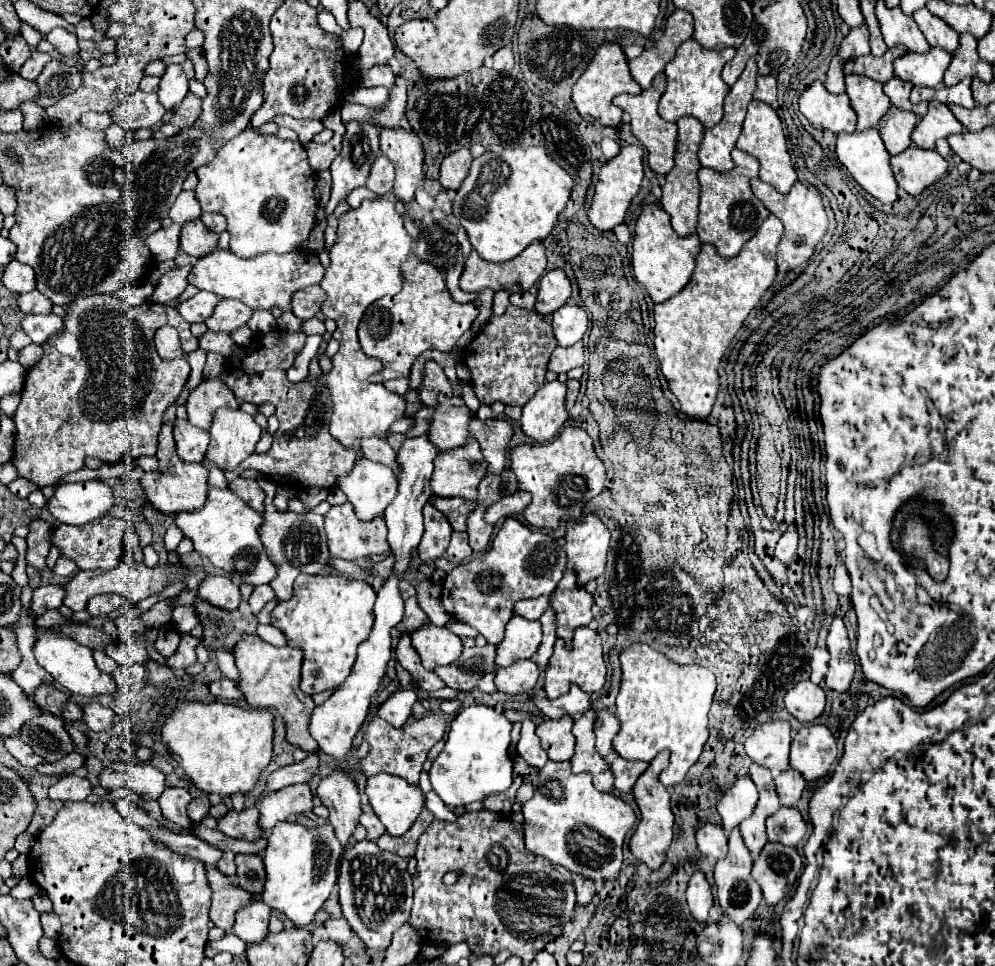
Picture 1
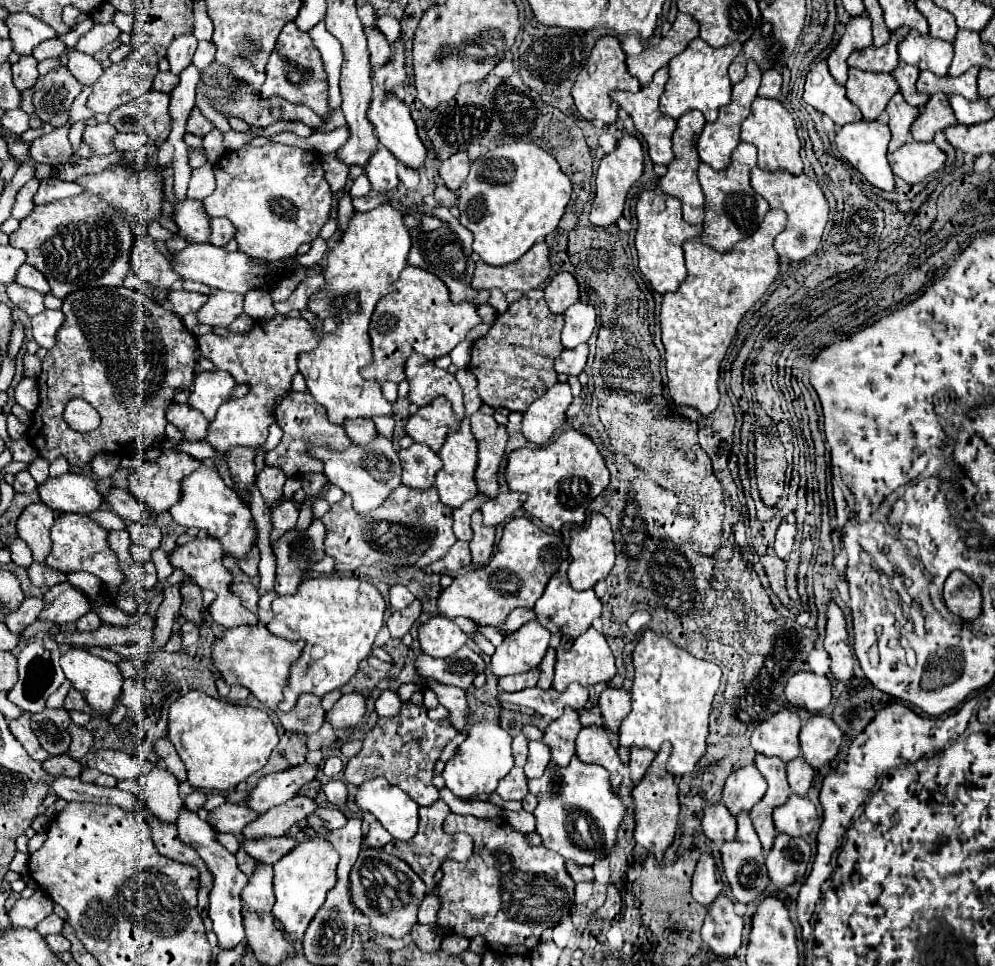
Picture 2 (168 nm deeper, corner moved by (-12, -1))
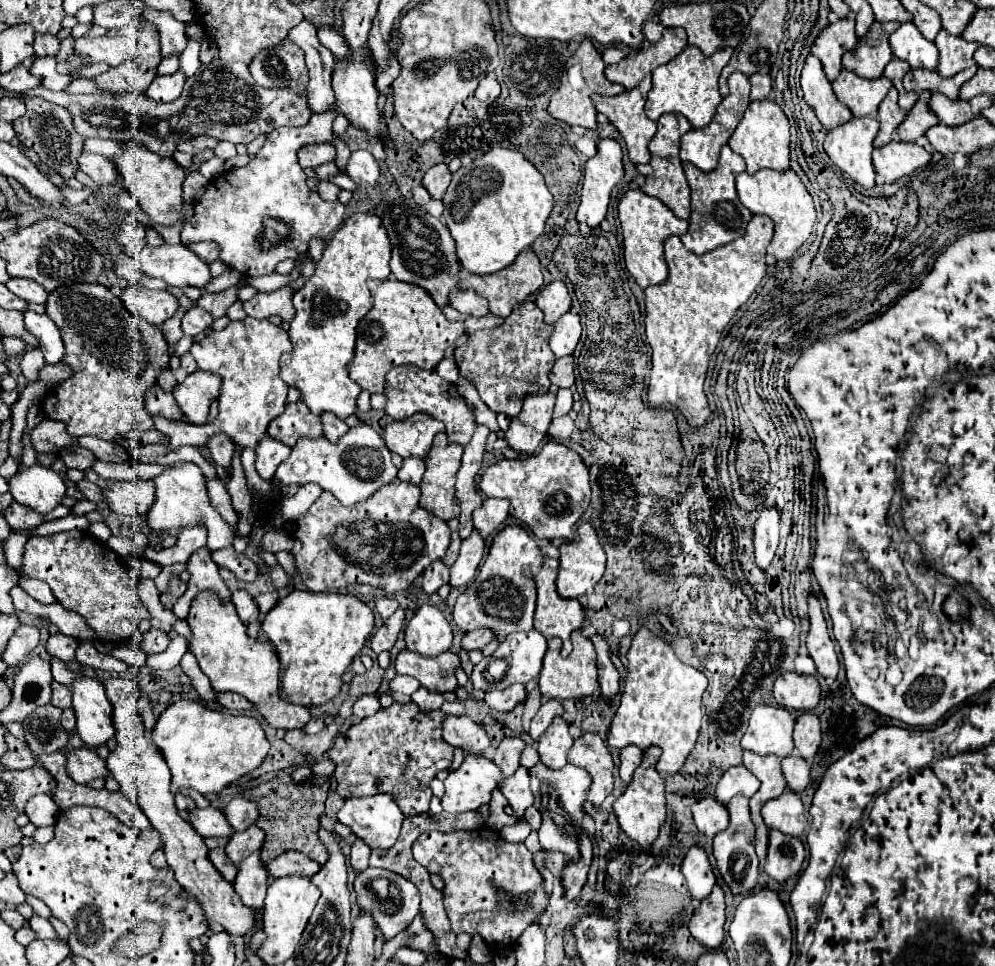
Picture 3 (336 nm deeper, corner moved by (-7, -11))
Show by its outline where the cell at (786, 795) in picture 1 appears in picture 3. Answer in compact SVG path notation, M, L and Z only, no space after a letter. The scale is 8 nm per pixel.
M790 755L782 759L782 773L792 793L802 793L810 783L810 767L798 755Z

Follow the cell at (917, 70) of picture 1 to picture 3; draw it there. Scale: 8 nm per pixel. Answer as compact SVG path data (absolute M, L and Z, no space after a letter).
M902 23L894 35L890 35L890 49L896 59L910 63L912 69L936 71L938 49L934 43L922 37L914 23Z

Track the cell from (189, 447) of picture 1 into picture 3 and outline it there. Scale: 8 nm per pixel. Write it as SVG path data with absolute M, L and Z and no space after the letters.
M154 387L154 391L150 391L150 395L146 395L146 411L152 417L164 417L170 421L184 421L184 413L180 411L178 403L172 399L172 393L162 391L160 387Z

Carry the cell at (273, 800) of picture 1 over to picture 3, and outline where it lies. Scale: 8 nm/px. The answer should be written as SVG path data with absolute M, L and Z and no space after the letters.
M252 825L246 831L234 833L230 837L226 845L226 855L232 859L232 863L238 865L242 859L252 855L254 851L260 851L264 845L264 839L266 839L266 833L258 825Z

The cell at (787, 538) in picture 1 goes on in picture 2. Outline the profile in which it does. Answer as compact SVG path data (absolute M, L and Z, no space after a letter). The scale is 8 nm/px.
M789 513L783 523L779 525L777 533L775 533L775 553L785 559L789 553L791 553L791 547L793 547L793 539L795 539L795 517L793 513Z

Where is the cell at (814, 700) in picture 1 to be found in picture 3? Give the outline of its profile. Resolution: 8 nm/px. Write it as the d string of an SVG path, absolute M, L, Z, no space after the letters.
M782 673L774 683L774 699L786 709L812 711L820 703L818 679L798 673Z

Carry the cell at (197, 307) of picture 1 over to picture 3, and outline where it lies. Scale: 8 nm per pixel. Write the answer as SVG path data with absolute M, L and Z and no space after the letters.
M128 287L122 291L120 299L124 299L126 307L146 319L152 325L162 325L166 319L174 317L180 309L180 303L168 291L146 289L146 287Z

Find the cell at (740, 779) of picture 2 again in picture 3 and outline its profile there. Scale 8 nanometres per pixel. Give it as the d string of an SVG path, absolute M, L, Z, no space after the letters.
M736 765L736 767L730 767L718 781L716 799L722 805L728 805L728 801L736 795L750 799L758 791L758 787L760 787L758 779L744 765Z

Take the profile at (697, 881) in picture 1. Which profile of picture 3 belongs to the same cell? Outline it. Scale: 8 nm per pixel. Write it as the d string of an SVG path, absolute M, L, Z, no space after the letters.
M692 847L686 853L686 857L682 861L682 873L684 873L684 877L688 881L688 889L696 901L706 899L706 895L710 895L710 891L716 885L716 877L712 873L710 861L702 847Z

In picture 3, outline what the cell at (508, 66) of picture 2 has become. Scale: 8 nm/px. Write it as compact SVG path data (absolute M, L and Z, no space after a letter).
M488 75L488 77L484 77L480 81L480 85L478 85L478 89L476 89L474 95L480 101L492 101L492 99L496 99L500 95L500 83L496 81L494 75Z

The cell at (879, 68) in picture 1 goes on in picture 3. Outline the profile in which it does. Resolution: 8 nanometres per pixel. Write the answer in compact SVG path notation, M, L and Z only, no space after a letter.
M874 23L866 35L860 39L858 45L844 53L842 67L854 71L862 79L878 79L884 67L892 59L892 51L888 45L890 35L900 27L900 23Z

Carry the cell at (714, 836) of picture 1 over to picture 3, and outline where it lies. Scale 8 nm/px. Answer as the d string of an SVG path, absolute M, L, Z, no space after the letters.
M704 797L698 803L694 803L692 815L698 831L706 835L708 841L712 841L716 833L728 827L728 809L722 807L722 803L718 803L712 797Z

